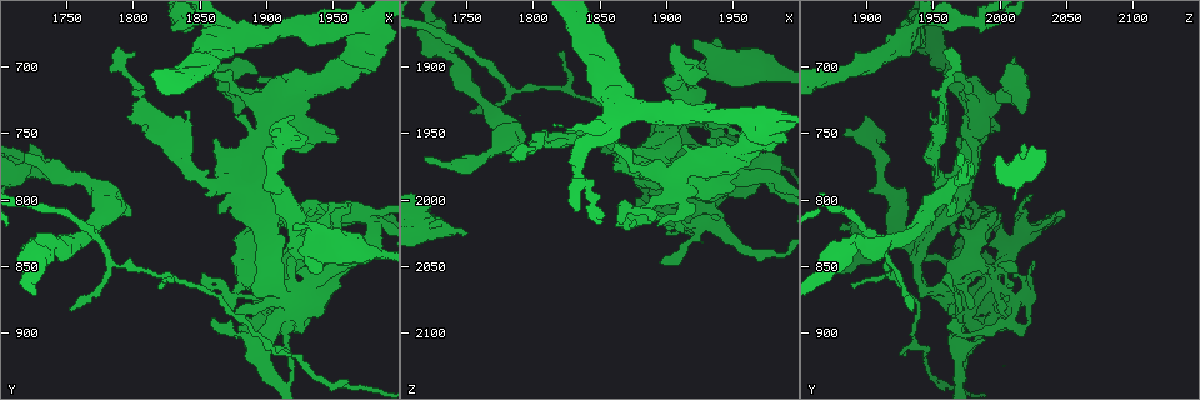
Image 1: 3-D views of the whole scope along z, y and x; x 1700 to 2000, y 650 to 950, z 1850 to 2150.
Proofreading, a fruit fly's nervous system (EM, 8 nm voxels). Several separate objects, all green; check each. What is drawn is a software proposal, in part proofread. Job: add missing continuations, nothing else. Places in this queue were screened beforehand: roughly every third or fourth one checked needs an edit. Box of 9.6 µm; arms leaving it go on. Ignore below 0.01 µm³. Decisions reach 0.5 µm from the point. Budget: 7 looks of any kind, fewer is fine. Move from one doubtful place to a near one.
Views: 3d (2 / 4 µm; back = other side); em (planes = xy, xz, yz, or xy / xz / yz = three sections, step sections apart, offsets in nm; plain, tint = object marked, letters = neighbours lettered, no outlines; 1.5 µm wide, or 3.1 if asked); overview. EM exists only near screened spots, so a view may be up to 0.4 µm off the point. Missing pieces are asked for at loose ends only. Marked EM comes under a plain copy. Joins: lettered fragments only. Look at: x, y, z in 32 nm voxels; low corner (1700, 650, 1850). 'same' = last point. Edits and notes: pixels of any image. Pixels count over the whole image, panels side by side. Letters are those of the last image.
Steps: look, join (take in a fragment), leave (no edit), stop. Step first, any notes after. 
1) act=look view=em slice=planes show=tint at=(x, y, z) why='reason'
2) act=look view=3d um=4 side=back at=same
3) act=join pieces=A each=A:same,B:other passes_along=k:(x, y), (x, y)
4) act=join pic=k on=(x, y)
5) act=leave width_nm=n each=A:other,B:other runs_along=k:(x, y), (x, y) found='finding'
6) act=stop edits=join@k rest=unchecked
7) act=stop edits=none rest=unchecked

act=look view=3d um=2 at=(1960, 716, 1972) why='branch stops here'

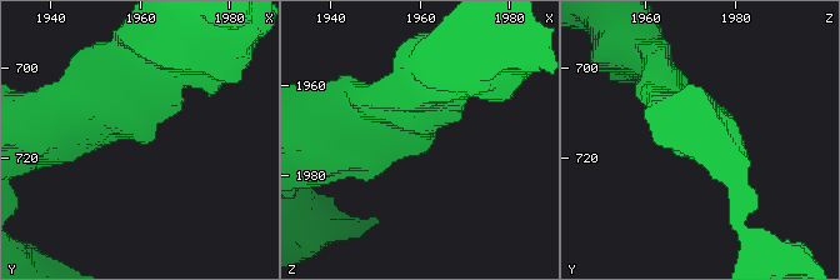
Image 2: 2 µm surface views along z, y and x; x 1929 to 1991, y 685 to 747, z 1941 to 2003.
act=look view=em slice=yz step=4 show=tint at=(1961, 717, 1973)

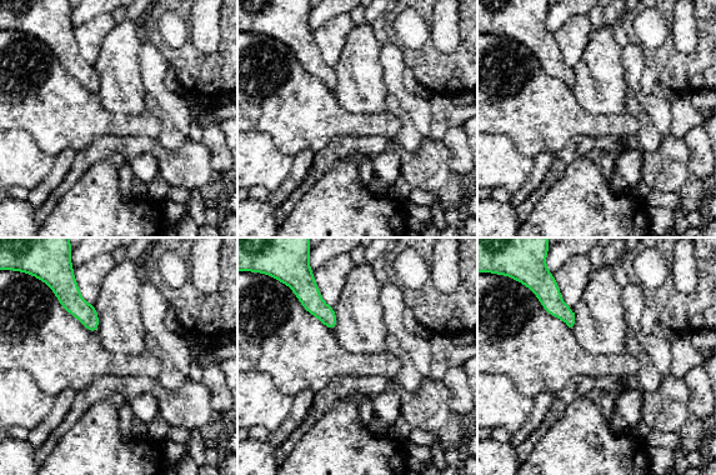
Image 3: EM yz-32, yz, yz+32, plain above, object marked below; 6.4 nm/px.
act=look view=em slice=planes show=letters at=same

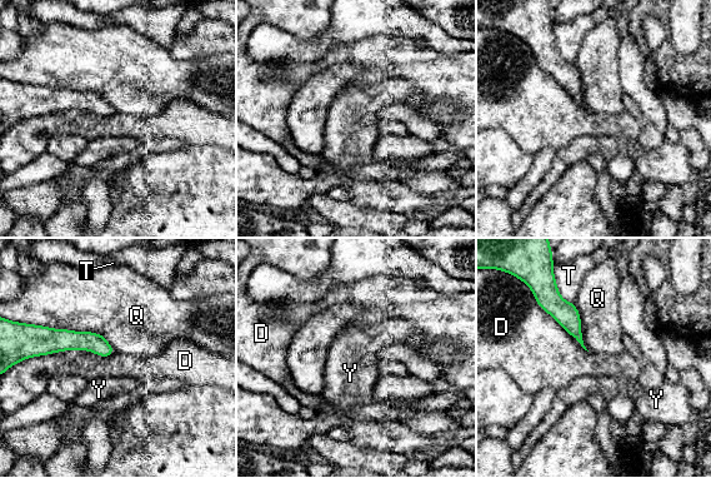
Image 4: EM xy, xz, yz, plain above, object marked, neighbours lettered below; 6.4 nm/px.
act=leave each=D:other,Q:other,T:other,Y:other border=4:(115, 352), (20, 362) found='none of them fits'

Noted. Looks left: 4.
act=look view=3d um=2 at=(1938, 854, 1880) why='an open end'

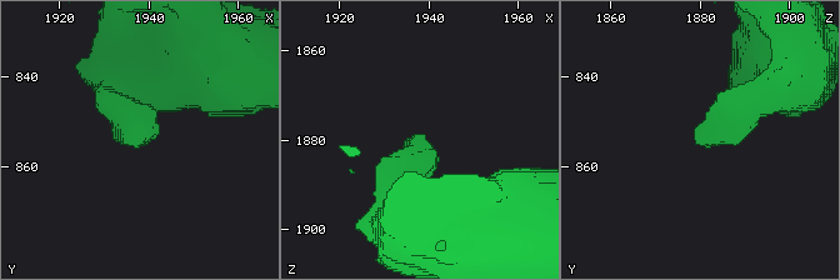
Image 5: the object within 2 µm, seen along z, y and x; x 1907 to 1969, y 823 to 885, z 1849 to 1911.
act=look view=em slice=xy step=4 show=letters at=(1938, 855, 1880)

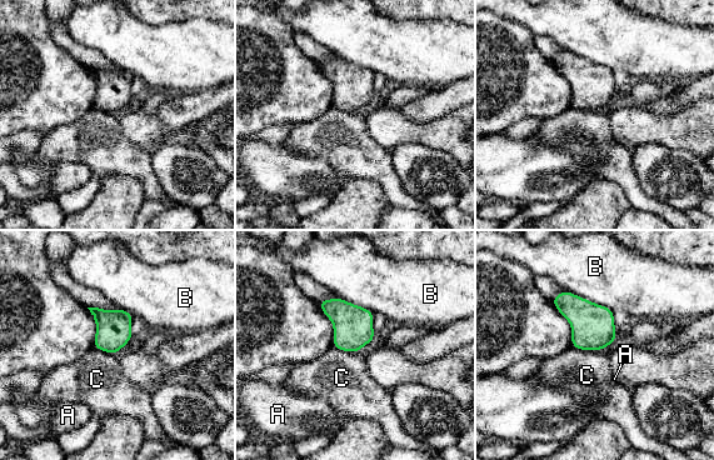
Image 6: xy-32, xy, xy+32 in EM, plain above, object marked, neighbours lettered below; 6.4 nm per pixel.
act=look view=em slice=planes show=letters at=same

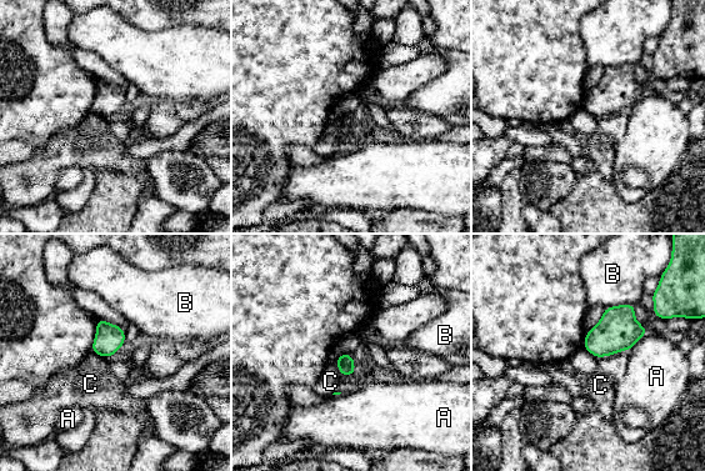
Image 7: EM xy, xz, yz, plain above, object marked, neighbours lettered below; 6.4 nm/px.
act=leave each=A:other,B:other,C:other border=7:(336, 355), (338, 371), (353, 376) found='none of them fits'

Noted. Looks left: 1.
act=stop edits=none rest=unchecked

